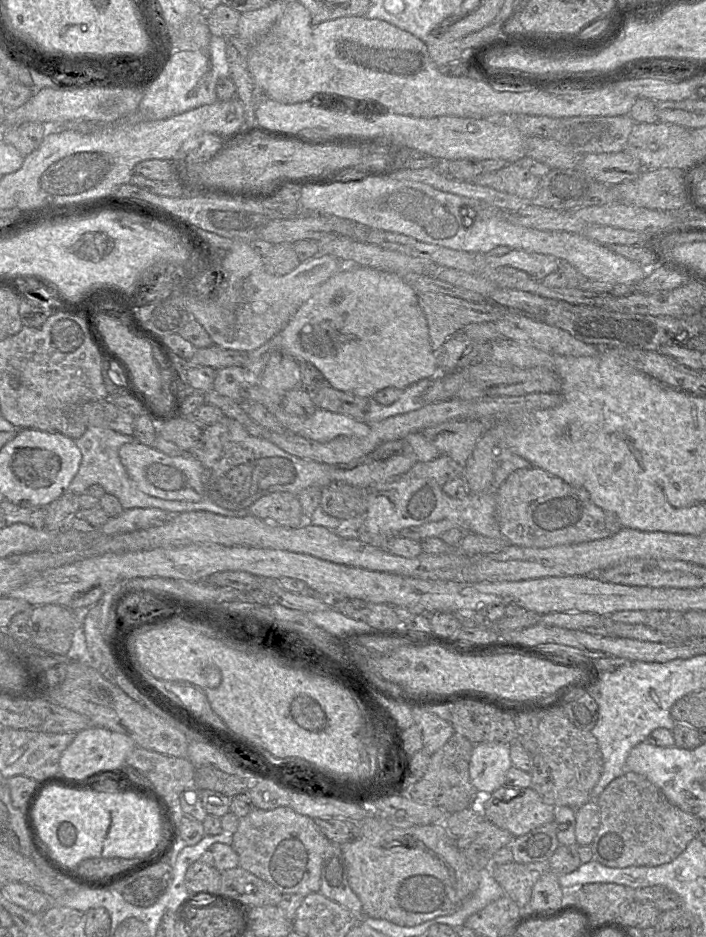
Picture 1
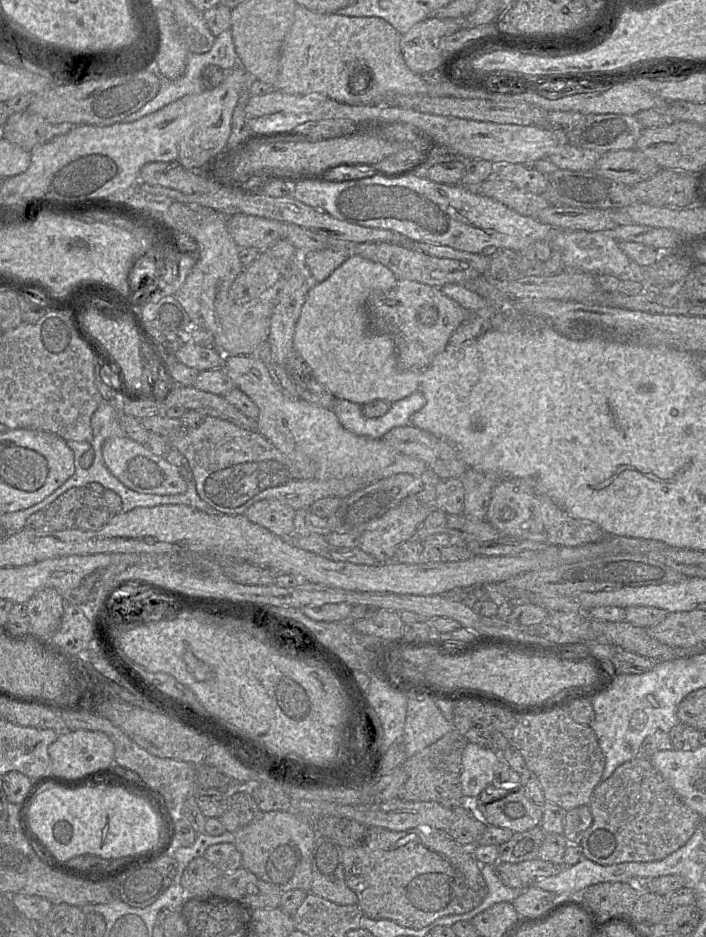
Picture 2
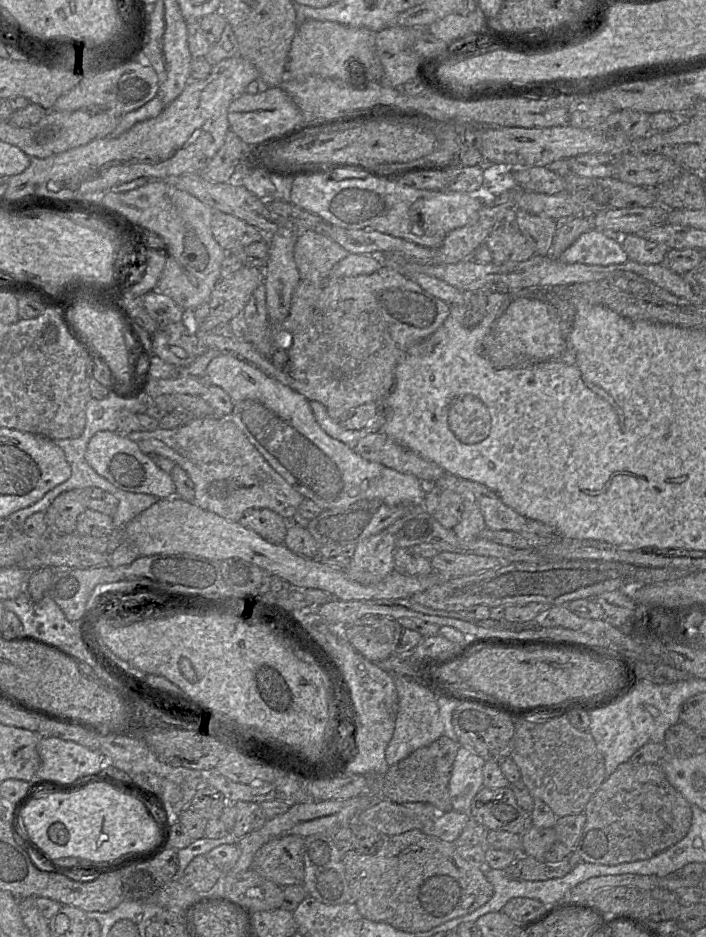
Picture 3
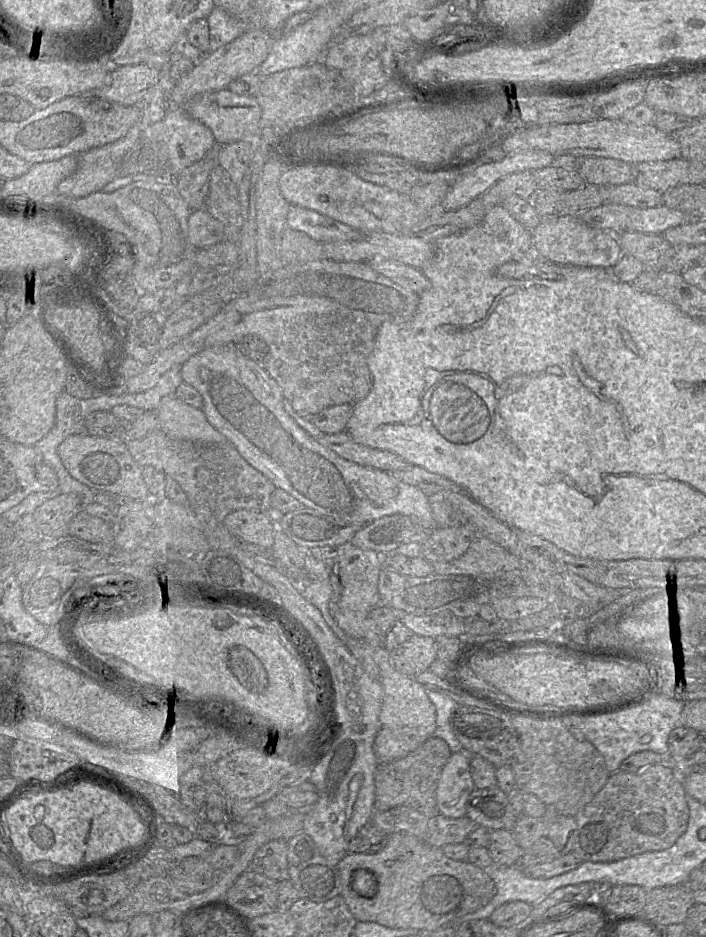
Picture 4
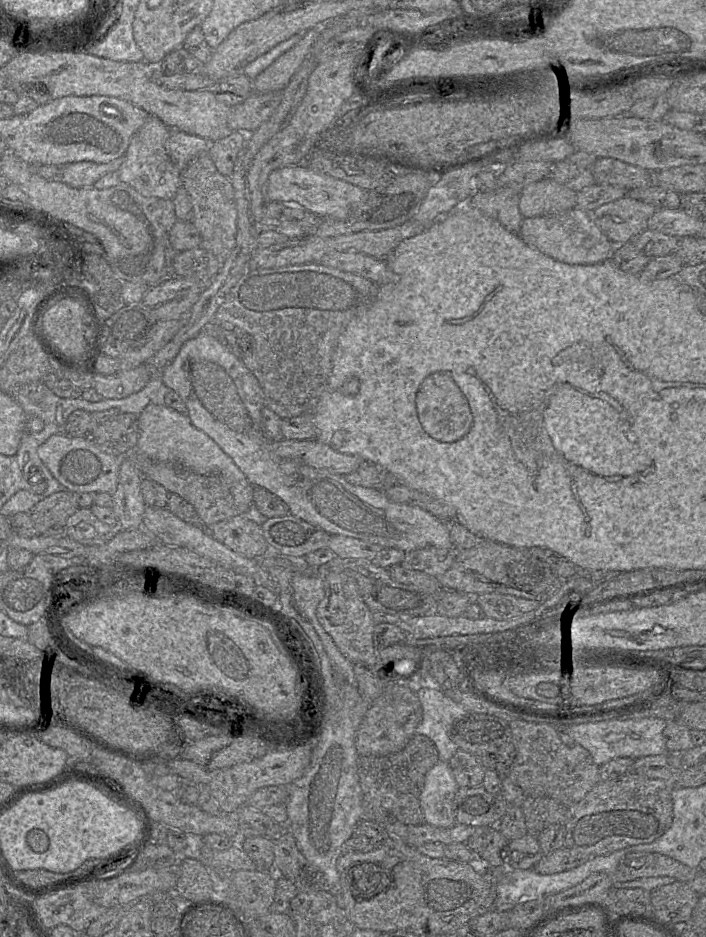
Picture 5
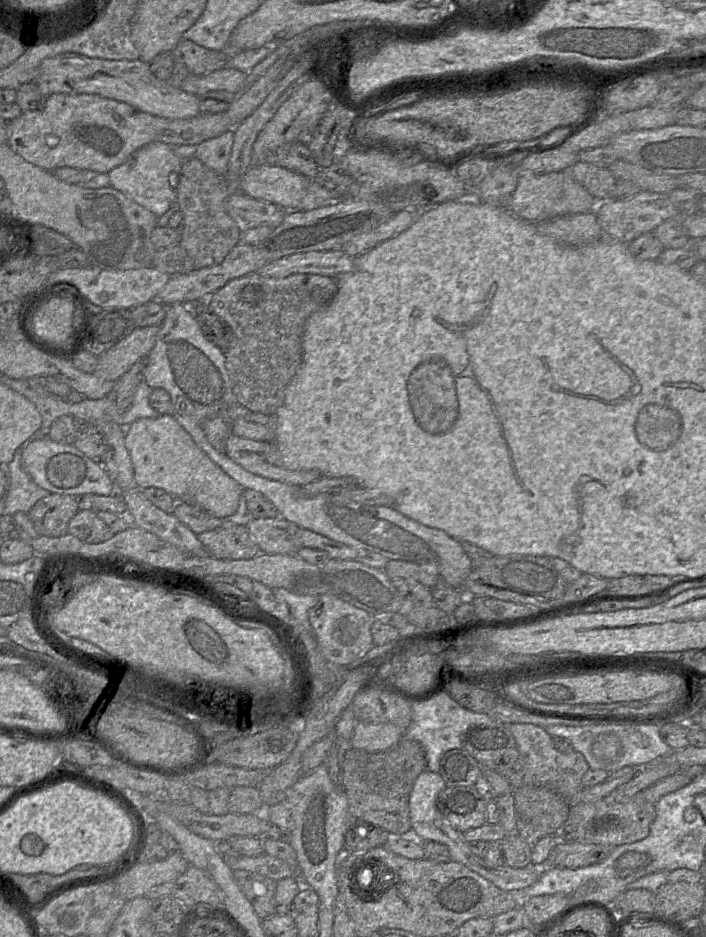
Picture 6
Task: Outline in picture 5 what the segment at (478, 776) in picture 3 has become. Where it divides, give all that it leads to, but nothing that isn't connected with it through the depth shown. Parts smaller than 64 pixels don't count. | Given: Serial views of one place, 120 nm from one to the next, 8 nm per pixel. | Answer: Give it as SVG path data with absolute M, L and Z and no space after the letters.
M437 762L426 774L420 794L425 823L448 828L456 824L455 795L459 789L448 762Z

